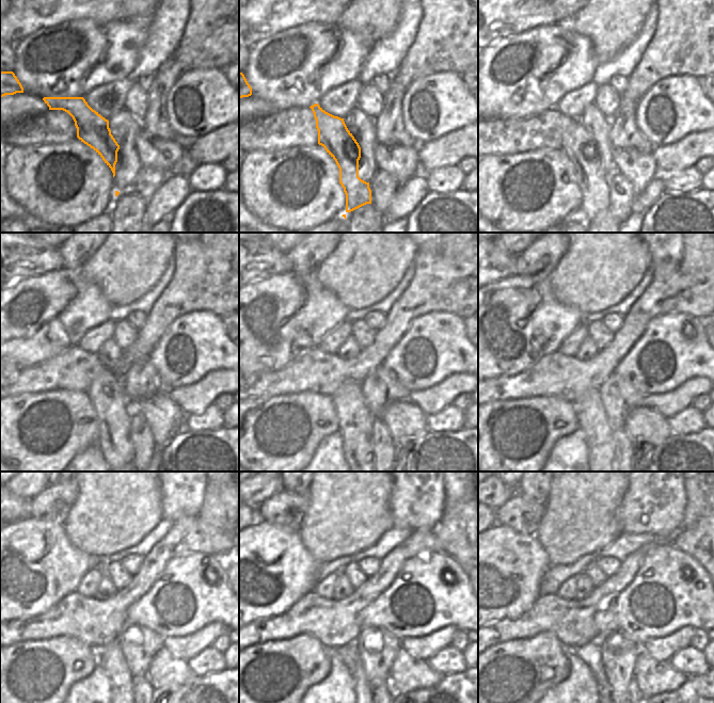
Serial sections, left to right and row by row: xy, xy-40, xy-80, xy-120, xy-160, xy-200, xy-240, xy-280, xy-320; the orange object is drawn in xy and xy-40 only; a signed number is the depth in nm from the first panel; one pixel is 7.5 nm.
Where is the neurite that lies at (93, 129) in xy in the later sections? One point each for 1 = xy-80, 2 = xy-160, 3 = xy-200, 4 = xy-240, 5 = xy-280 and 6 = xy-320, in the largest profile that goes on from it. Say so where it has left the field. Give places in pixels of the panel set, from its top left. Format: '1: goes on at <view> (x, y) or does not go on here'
1: goes on at xy-80 (580, 146)
2: goes on at xy-160 (354, 418)
3: goes on at xy-200 (592, 420)
4: goes on at xy-240 (110, 657)
5: goes on at xy-280 (362, 687)
6: goes on at xy-320 (606, 688)

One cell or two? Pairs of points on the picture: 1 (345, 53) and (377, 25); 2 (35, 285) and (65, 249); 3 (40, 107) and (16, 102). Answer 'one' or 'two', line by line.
1: two
2: two
3: one

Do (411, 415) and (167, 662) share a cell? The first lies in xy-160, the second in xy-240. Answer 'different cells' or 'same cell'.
same cell

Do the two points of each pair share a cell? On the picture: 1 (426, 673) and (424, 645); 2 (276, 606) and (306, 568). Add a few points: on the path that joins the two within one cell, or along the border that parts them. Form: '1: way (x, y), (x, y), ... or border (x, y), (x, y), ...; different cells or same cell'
1: border (402, 648), (413, 657), (426, 660); different cells
2: way (282, 596), (286, 588), (297, 577); same cell

